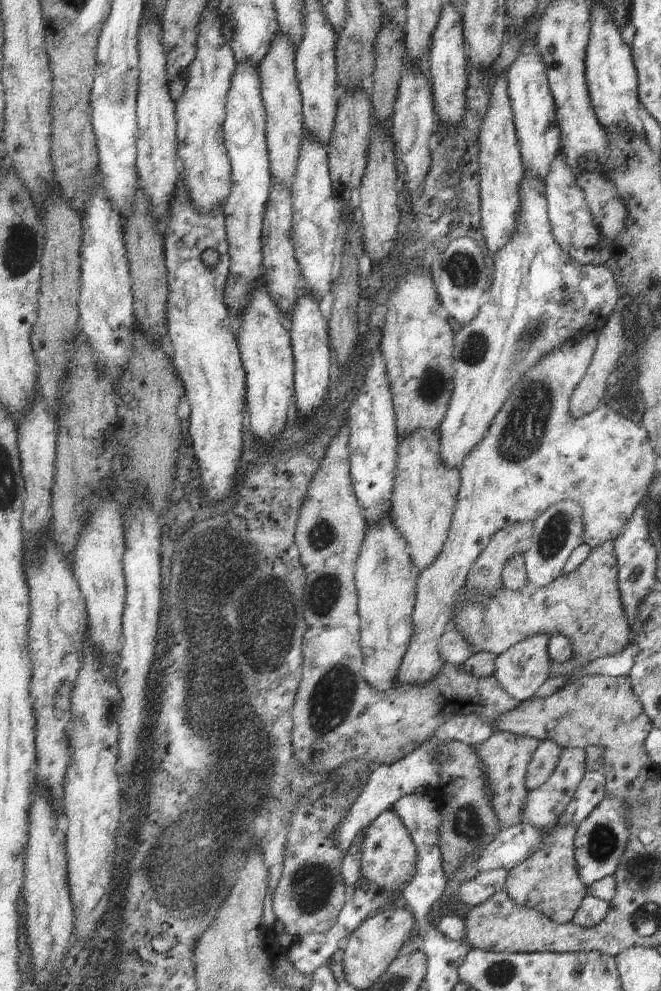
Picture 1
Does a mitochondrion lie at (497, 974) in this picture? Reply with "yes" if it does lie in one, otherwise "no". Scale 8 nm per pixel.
yes

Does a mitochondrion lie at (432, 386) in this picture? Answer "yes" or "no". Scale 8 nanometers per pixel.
yes

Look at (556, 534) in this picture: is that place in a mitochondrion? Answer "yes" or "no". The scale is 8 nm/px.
yes

